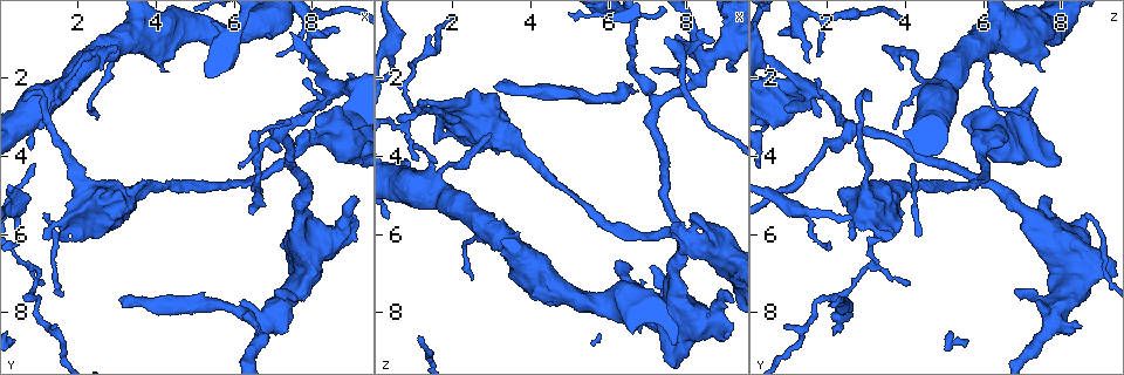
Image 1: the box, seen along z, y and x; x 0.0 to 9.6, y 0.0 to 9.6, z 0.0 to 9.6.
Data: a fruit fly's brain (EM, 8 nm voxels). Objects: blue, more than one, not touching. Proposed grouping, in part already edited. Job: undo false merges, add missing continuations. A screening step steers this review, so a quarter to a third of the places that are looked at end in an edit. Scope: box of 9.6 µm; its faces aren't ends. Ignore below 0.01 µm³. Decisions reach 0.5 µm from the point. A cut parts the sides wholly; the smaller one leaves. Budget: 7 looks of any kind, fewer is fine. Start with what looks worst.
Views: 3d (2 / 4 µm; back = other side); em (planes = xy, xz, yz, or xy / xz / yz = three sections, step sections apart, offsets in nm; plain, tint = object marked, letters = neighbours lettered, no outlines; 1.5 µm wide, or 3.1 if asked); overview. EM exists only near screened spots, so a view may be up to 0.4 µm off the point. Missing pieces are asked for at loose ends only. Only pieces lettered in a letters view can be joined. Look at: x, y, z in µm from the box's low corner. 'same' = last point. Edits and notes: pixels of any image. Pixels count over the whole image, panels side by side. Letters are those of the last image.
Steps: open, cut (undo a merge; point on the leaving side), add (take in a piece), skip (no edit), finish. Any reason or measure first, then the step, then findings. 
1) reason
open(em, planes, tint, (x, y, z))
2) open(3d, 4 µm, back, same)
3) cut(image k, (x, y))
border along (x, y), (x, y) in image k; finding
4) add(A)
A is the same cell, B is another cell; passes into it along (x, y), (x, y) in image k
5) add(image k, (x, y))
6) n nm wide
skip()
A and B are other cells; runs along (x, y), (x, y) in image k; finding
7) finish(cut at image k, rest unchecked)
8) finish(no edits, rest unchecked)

branch stops here
open(em, yz, step 8, tint, (6.55, 8.60, 2.15))

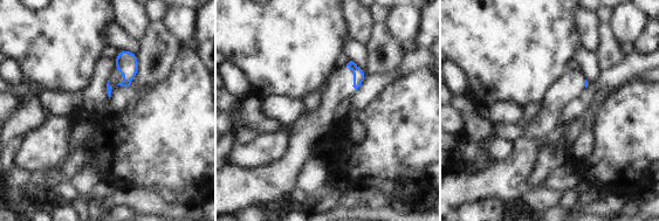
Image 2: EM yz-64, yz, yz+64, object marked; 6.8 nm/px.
open(em, yz, step 8, letters, same)

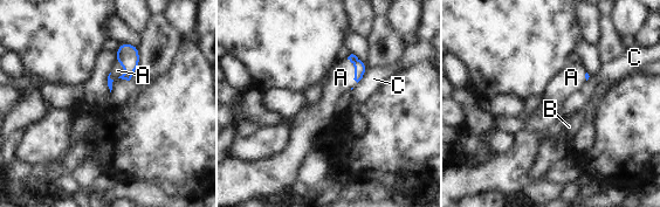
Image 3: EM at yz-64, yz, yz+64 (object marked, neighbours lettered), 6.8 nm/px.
add(A)
A is the same cell, B and C are other cells; passes into it along (361, 68), (355, 71), (341, 77) in image 3; the neuron continues

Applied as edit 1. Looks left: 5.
open(overview)

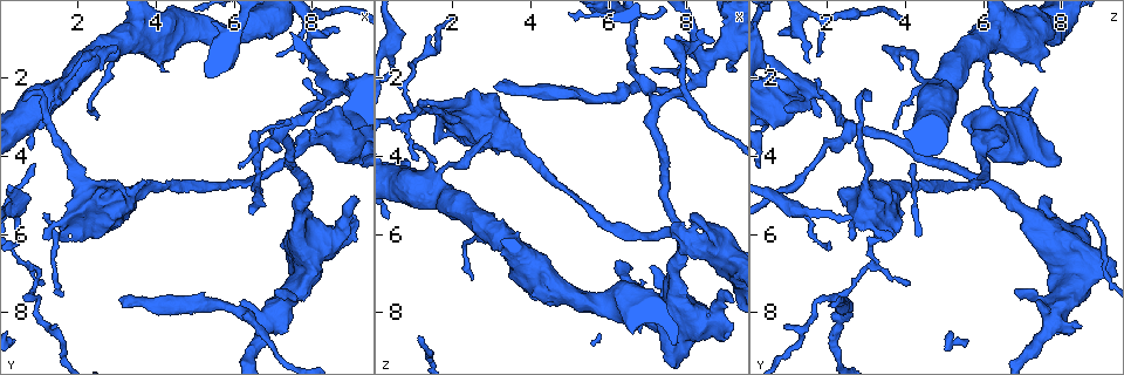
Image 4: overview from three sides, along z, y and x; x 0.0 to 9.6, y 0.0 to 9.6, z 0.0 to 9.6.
free end
open(em, xy, step 4, letters, (4.30, 1.90, 7.50))

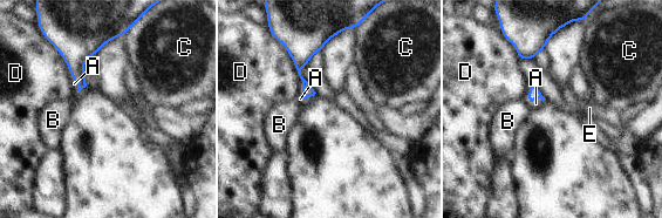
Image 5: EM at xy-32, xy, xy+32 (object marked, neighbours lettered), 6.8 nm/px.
add(A)
A is the same cell, B, C, D and E are other cells; the neuron continues

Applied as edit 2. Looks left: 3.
open(overview)

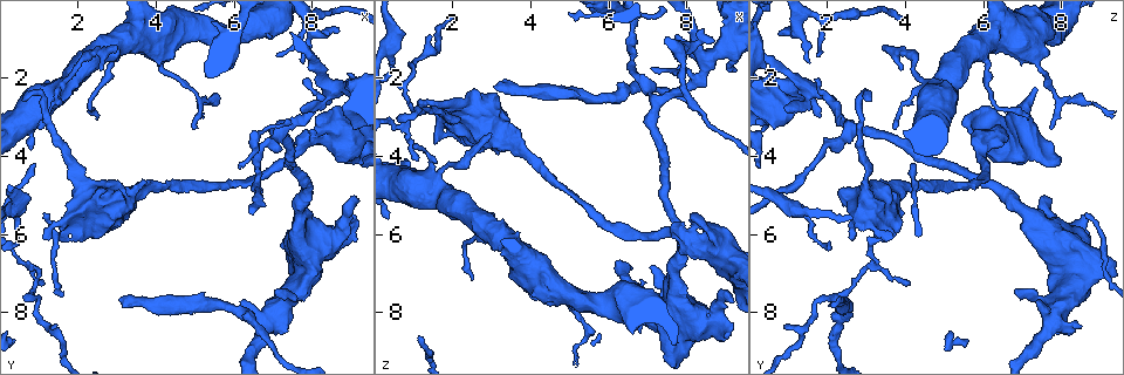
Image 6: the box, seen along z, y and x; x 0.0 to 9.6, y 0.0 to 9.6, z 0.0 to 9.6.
thick end
open(em, xz, step 8, tint, (7.80, 7.35, 7.70))

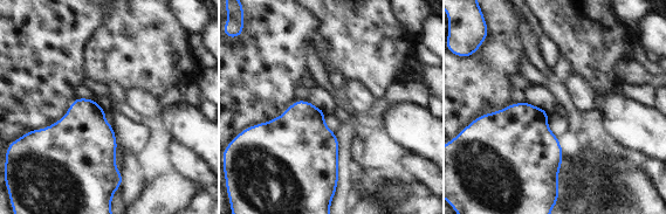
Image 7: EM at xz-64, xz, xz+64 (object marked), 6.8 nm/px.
another direction
open(em, planes, letters, same)

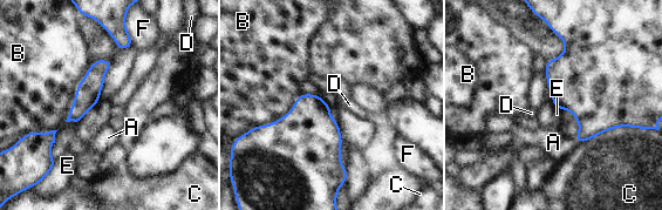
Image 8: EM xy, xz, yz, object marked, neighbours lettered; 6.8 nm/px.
skip()
A, B, C, D, E and F are other cells; runs along (108, 62), (70, 117) in image 8; no lettered piece goes on from it

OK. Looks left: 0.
finish(add at image 3, add at image 5, rest unchecked)

